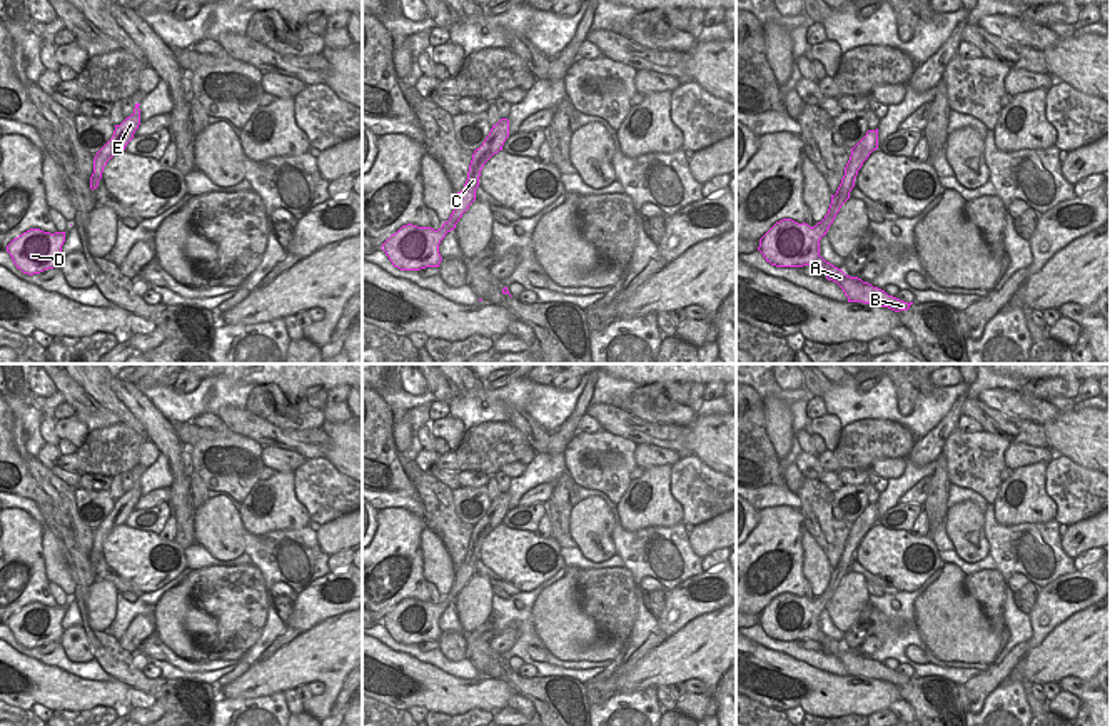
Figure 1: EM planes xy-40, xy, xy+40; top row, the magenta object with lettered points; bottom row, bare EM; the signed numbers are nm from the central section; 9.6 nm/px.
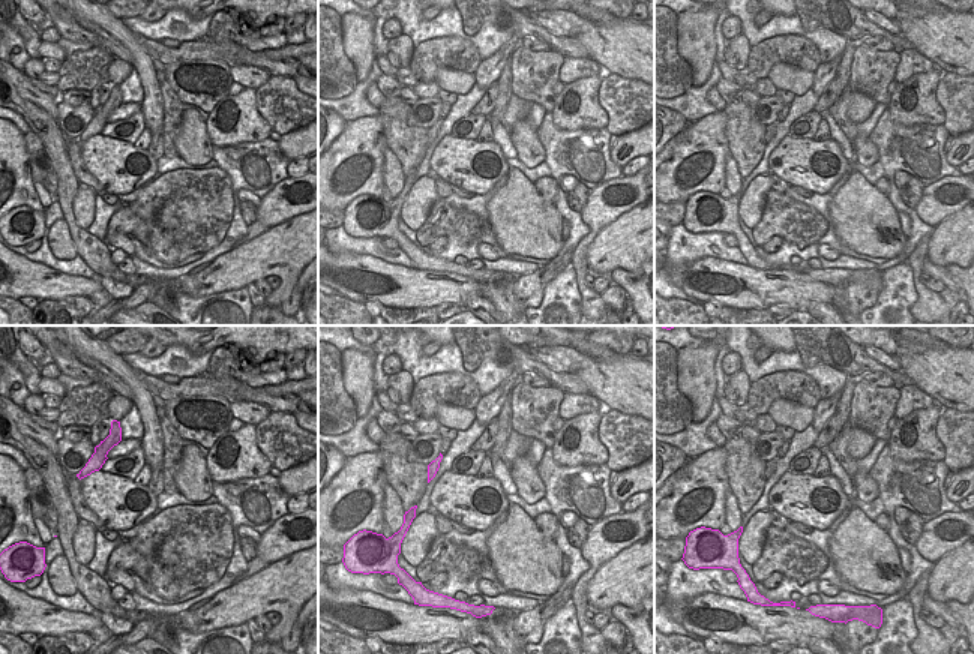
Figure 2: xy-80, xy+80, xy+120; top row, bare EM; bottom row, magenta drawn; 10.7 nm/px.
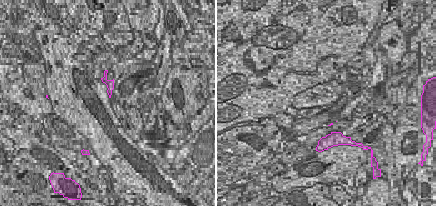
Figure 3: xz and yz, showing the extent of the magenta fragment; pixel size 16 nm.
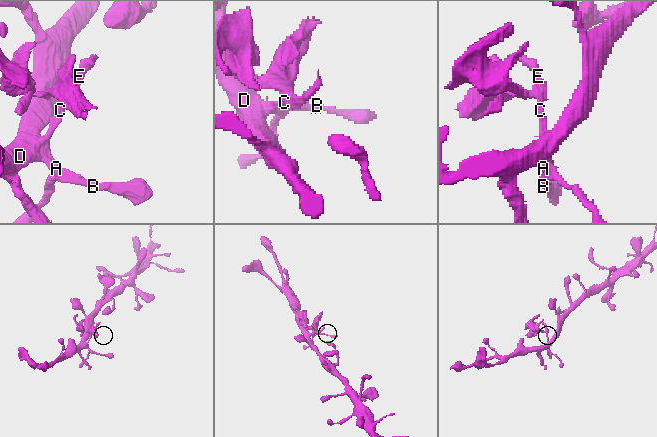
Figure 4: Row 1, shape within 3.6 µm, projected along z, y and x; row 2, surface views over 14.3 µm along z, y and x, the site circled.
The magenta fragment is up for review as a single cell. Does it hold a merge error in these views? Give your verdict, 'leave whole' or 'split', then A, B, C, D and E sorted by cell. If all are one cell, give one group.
split; groups A B D / C E

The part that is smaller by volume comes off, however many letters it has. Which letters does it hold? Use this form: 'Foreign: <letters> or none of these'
Foreign: C, E.

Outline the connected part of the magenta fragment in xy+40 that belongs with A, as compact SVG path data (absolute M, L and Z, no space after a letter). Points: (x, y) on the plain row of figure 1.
M841 562L831 569L828 587L815 601L783 592L759 613L758 624L766 636L776 641L813 639L821 643L828 654L836 656L843 663L848 676L881 679L895 686L908 684L913 676L903 676L858 651L850 651L820 629L821 611L826 609L841 579L848 574L848 571L841 572L840 567Z

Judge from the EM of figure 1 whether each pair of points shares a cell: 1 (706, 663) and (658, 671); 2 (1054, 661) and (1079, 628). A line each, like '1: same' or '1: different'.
1: same
2: same

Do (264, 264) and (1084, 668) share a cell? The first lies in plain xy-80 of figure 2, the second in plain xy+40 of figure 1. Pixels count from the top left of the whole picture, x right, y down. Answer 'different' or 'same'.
same

